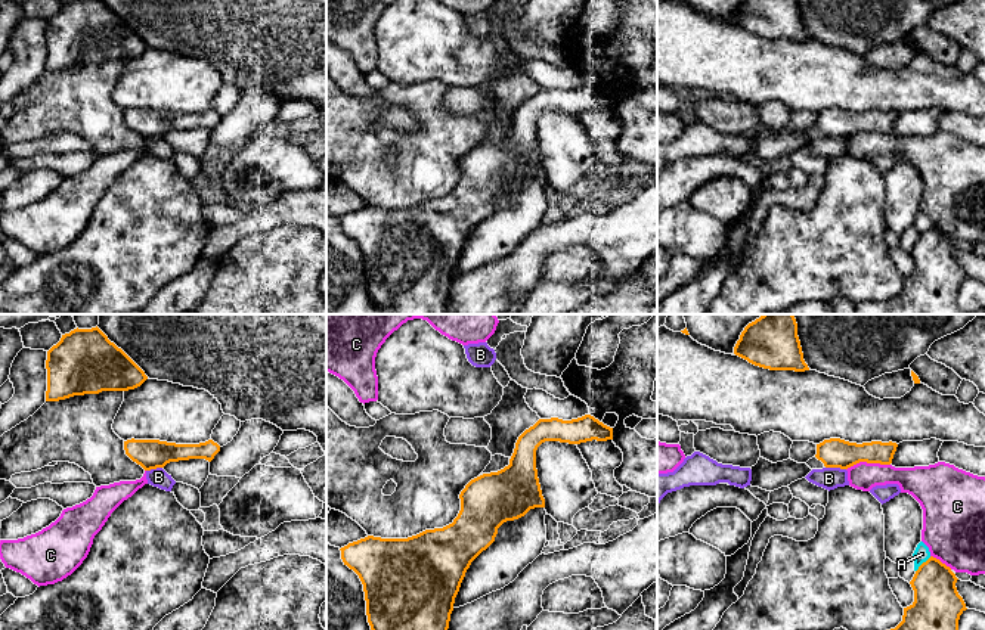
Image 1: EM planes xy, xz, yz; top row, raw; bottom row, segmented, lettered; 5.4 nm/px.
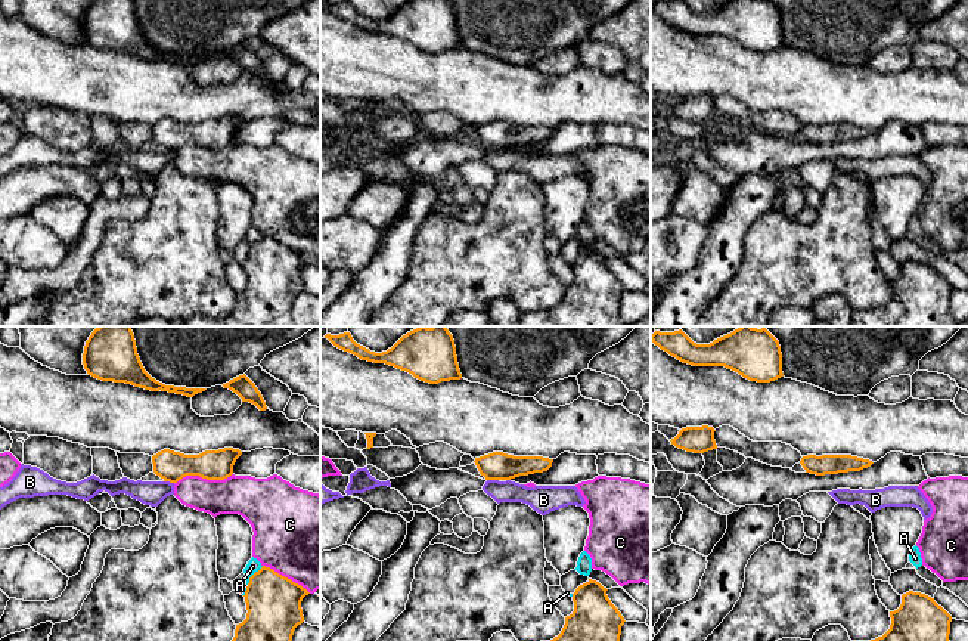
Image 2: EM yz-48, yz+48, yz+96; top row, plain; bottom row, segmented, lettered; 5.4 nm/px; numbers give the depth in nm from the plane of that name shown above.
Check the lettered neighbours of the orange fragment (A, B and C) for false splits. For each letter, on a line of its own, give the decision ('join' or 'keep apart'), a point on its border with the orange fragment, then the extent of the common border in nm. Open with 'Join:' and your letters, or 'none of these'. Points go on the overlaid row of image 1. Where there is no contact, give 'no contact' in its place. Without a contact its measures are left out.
Join: none of these
A: keep apart; meets orange in yz at (922, 564); contact 120 nm long
B: keep apart; meets orange in yz at (836, 466); contact 110 nm long
C: keep apart; meets orange in yz at (867, 462); contact 240 nm long

